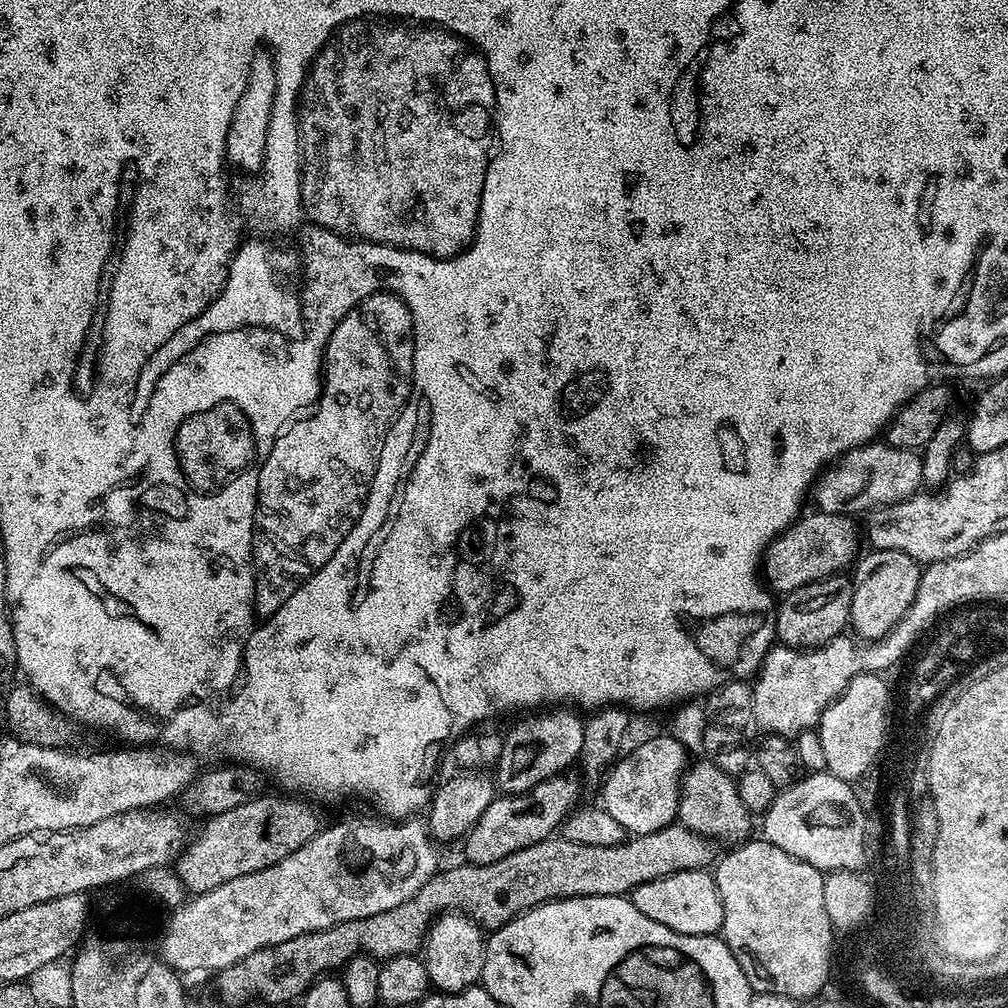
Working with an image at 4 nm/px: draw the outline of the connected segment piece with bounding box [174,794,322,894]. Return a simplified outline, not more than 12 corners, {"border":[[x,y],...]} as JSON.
{"border":[[304,798],[207,819],[175,861],[189,893],[282,862],[322,827]]}

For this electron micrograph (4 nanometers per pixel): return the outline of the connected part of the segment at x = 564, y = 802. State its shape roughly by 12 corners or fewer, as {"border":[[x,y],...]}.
{"border":[[572,774],[497,795],[463,837],[490,866],[549,839],[577,803]]}

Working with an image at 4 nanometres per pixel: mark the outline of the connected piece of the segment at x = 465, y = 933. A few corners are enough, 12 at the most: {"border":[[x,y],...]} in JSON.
{"border":[[459,914],[432,922],[422,959],[437,993],[480,984],[485,933]]}

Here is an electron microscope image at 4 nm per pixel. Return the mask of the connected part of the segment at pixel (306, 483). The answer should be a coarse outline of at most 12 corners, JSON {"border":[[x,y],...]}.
{"border":[[375,292],[260,465],[254,612],[342,546],[412,395],[412,311]]}

